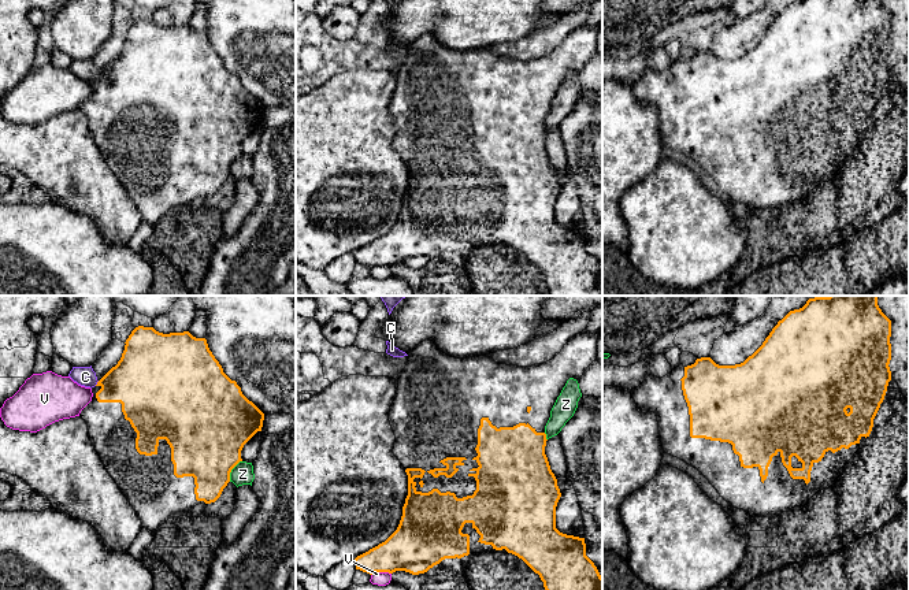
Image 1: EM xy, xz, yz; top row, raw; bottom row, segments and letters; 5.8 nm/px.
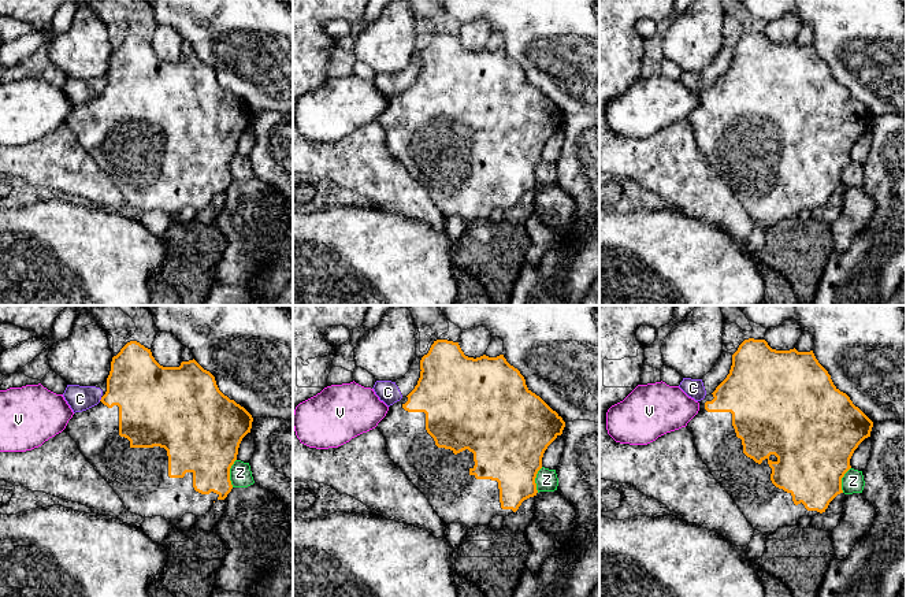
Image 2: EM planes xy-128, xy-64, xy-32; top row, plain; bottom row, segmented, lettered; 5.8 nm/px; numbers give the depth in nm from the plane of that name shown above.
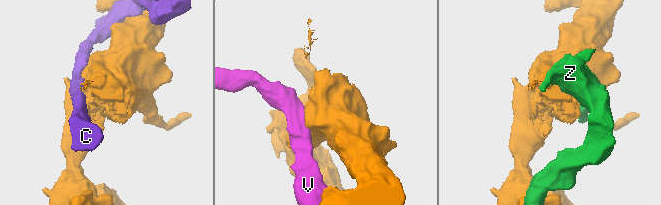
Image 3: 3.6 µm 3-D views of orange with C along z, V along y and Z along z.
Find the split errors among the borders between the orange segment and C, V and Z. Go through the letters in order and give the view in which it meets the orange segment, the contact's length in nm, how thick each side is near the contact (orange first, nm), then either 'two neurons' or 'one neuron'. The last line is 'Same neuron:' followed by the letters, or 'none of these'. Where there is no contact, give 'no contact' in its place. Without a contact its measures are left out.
C: xy | 40 nm | 340/110 nm | two neurons
V: xz | 120 nm | 300/80 nm | two neurons
Z: xy | 150 nm | 440/130 nm | two neurons
Same neuron: none of these

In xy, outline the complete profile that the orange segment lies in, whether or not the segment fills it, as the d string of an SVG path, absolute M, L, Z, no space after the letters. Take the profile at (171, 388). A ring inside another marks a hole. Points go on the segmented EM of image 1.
M138 326L125 344L120 360L92 387L92 401L79 416L88 424L89 438L107 472L137 512L142 527L155 533L170 517L188 516L193 506L220 497L231 470L242 461L244 445L261 431L264 413L223 372L205 338L196 338L189 331L163 334Z

